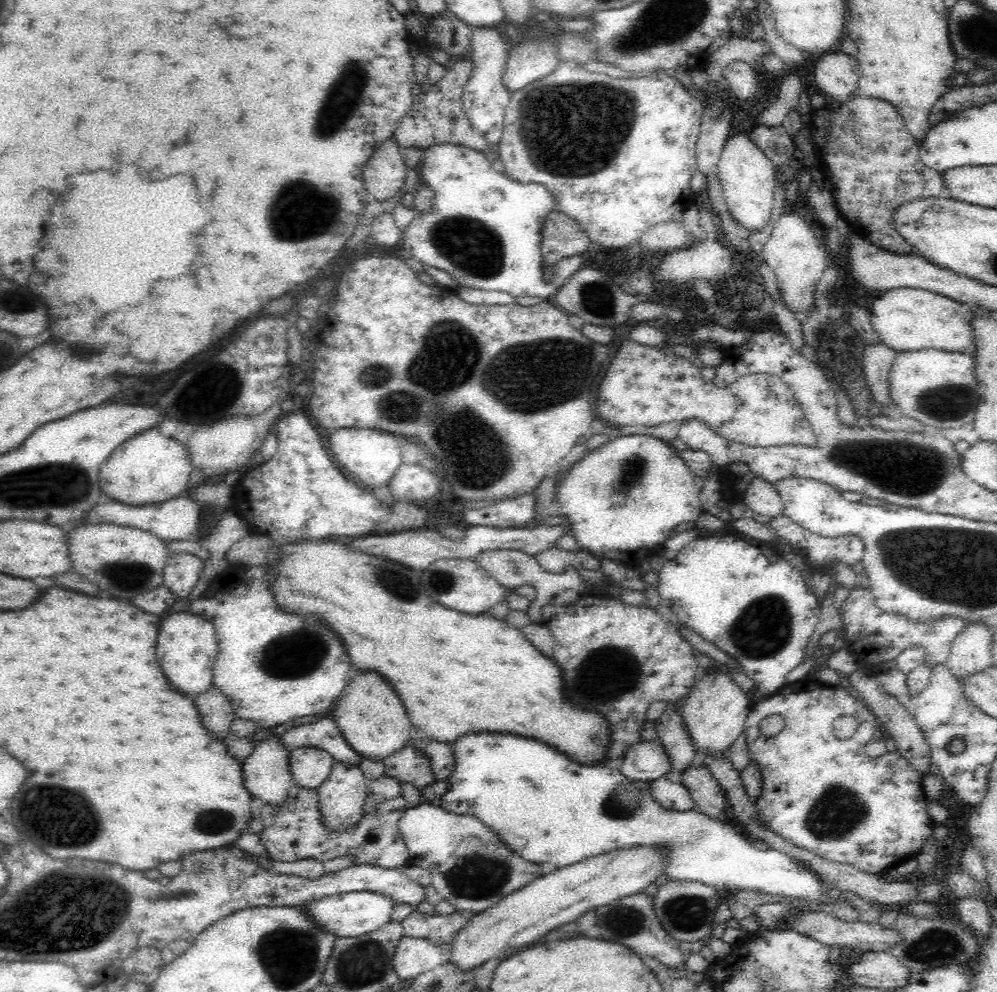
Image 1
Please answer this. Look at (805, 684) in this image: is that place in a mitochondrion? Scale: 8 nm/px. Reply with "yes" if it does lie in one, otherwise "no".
no

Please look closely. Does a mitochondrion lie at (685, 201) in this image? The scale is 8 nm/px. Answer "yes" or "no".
no

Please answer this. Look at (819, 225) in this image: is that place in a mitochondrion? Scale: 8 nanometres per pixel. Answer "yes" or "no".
no

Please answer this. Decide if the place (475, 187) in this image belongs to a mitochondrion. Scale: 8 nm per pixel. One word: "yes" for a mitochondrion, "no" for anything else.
no

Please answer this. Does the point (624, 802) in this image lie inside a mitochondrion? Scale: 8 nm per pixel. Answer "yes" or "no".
yes

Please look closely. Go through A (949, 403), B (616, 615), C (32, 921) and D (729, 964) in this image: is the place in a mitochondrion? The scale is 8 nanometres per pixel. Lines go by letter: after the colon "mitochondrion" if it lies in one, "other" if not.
A: mitochondrion
B: other
C: mitochondrion
D: other

